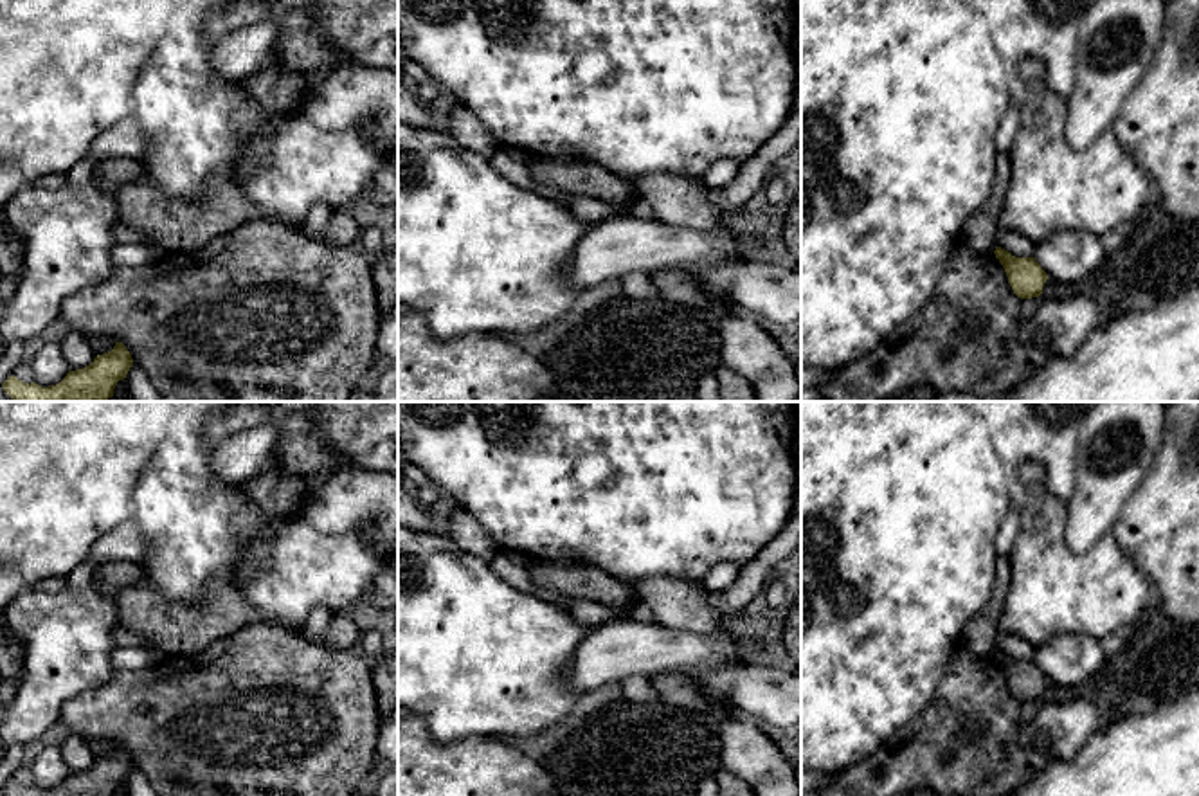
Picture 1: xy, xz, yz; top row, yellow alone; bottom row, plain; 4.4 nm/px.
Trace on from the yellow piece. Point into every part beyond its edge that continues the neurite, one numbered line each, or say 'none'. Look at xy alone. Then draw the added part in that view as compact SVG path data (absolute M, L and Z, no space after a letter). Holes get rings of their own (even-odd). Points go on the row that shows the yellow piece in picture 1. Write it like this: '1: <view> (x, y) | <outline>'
none

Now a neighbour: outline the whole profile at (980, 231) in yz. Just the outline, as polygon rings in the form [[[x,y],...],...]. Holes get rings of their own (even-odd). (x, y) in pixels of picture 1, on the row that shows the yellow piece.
[[[997,153],[992,191],[987,202],[981,205],[981,209],[969,218],[961,234],[961,240],[976,252],[987,254],[994,252],[997,247],[996,232],[1001,227],[999,214],[1006,200],[1010,176],[1012,176],[1010,155]]]

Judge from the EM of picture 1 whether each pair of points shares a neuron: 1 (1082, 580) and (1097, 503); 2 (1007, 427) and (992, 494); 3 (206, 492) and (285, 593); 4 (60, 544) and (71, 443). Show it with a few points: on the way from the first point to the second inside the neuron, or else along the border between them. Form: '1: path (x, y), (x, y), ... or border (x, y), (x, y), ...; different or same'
1: border (1064, 517), (1073, 551), (1111, 532); different
2: border (983, 422), (1005, 479), (1010, 485); different
3: path (209, 519), (261, 566); same
4: path (60, 519), (60, 469); same

